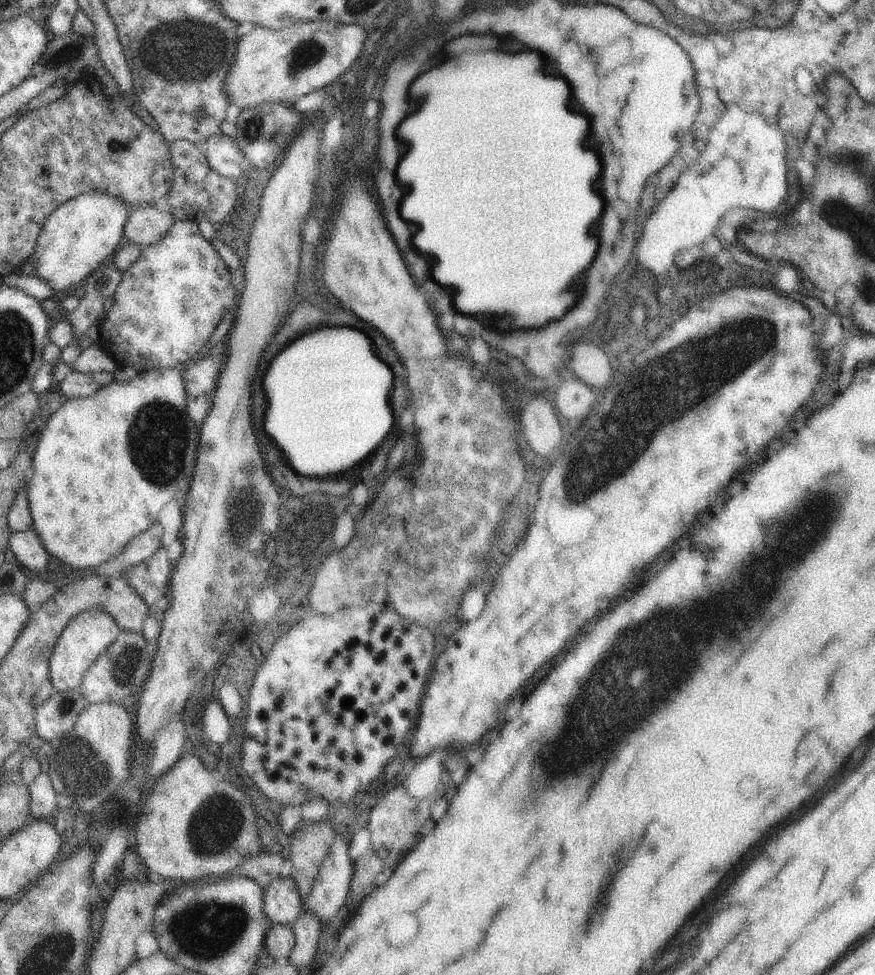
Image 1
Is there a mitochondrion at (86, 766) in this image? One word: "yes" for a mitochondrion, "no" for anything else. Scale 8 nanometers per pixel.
yes

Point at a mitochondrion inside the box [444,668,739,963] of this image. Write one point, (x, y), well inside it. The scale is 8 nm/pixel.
(612, 879)

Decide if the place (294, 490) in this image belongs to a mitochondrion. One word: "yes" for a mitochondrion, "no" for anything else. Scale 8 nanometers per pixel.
yes

